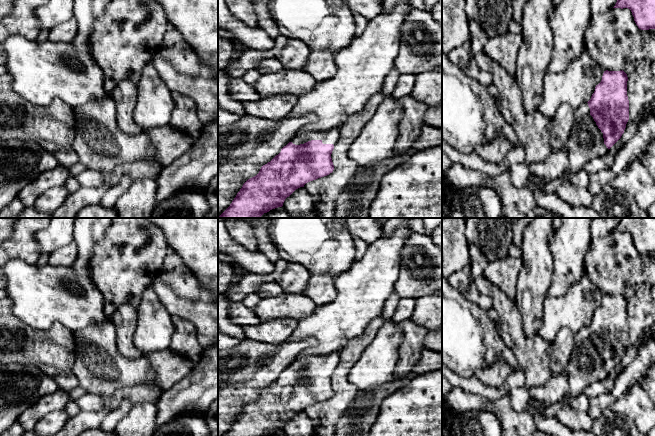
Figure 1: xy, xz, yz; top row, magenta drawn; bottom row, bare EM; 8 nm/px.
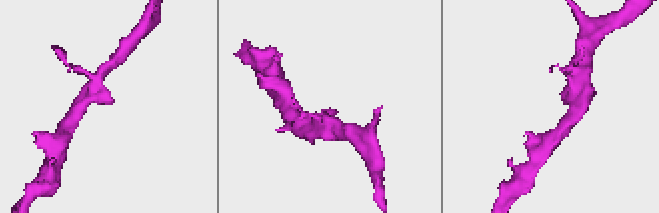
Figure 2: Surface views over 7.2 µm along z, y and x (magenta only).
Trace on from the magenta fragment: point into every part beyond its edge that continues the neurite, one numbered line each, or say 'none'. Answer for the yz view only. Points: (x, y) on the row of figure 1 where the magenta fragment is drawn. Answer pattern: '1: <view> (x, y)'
1: yz (585, 142)

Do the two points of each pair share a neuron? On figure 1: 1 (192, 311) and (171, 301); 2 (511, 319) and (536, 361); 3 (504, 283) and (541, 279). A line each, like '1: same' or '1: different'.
1: same
2: same
3: different

